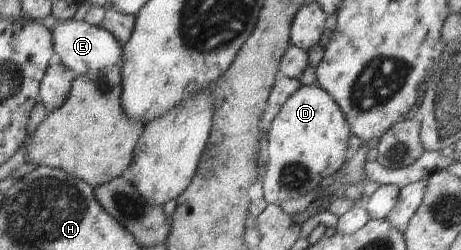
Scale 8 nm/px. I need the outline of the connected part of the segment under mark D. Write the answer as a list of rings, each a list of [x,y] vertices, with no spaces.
[[[318,85],[300,86],[272,120],[268,134],[268,161],[262,176],[268,204],[300,199],[315,191],[326,177],[342,170],[348,160],[348,122],[338,104]]]

